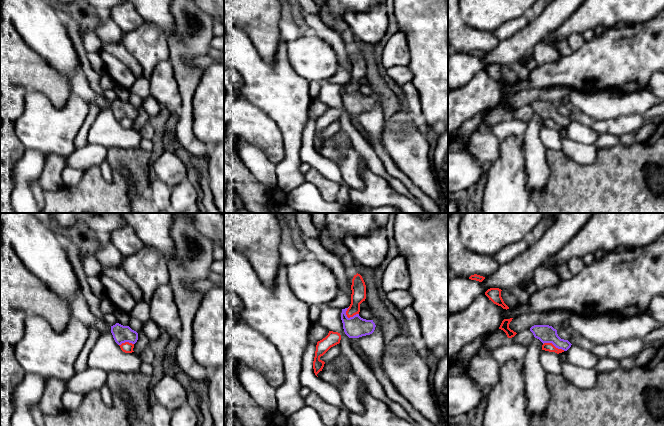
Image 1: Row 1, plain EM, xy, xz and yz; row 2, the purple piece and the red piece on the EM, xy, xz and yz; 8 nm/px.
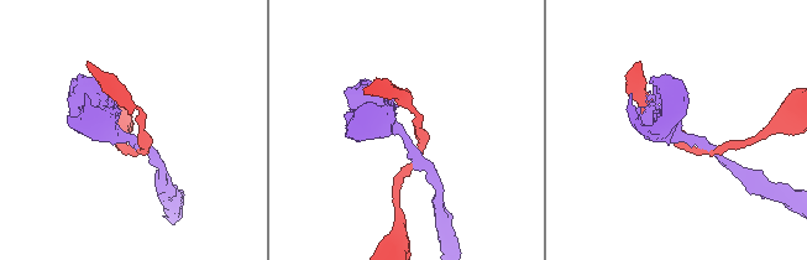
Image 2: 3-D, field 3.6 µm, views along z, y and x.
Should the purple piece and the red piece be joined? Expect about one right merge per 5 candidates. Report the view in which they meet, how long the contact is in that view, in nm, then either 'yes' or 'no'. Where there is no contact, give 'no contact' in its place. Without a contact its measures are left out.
xz | 110 nm | no

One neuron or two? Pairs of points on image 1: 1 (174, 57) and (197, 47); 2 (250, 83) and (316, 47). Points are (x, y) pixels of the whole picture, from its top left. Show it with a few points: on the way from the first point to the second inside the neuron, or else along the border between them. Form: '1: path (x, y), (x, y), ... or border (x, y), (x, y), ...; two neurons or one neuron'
1: path (180, 51), (184, 47), (191, 47); one neuron
2: border (286, 42), (286, 54), (289, 64), (304, 79); two neurons

